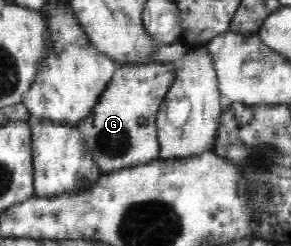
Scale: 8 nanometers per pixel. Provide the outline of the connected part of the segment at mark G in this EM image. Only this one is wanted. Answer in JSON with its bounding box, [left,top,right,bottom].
[76,62,174,174]

